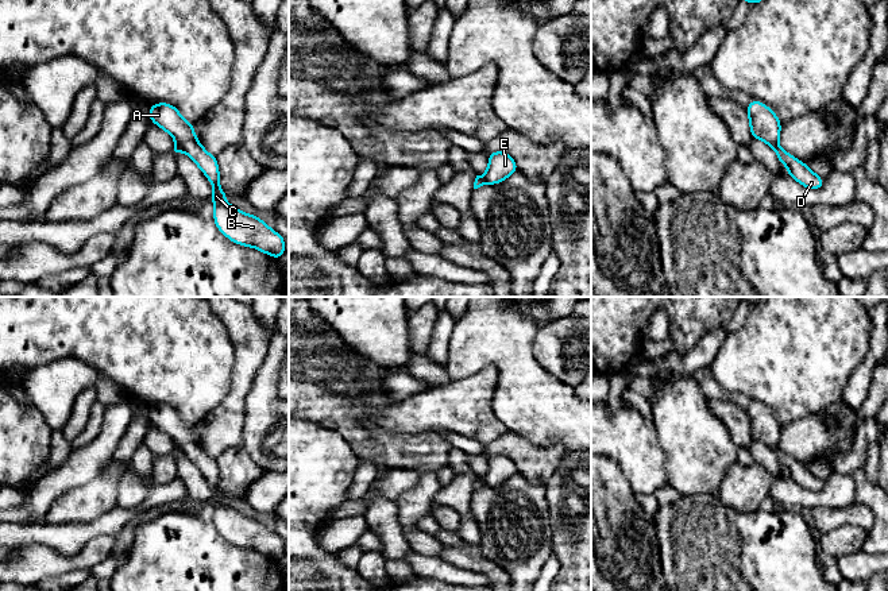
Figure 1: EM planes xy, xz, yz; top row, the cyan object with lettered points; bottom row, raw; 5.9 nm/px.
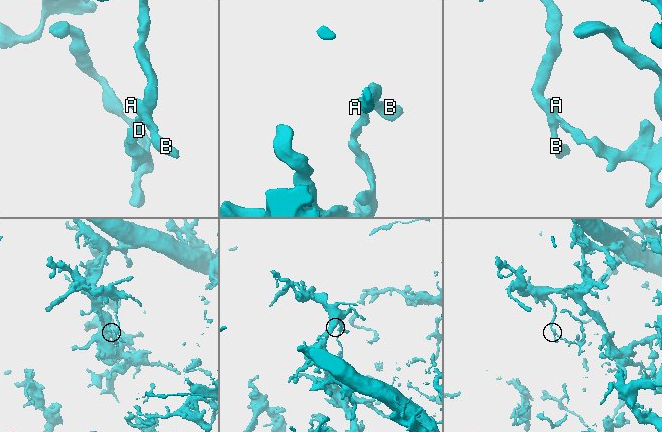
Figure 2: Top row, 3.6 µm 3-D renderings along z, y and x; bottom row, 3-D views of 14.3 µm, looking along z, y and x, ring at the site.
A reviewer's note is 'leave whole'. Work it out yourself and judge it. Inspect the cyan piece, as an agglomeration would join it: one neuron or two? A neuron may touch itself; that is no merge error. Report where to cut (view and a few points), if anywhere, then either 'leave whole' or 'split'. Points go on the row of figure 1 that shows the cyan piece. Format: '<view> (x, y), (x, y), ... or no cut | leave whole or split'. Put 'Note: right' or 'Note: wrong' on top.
Note: wrong
yz (778, 145), (773, 149) | split

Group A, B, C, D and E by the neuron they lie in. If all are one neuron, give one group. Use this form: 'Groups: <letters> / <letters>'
Groups: A B C E / D

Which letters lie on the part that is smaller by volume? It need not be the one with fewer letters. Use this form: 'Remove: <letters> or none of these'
Remove: D

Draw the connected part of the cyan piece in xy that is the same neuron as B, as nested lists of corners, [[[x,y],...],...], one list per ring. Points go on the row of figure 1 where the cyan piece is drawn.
[[[167,103],[150,105],[150,120],[170,134],[175,144],[194,161],[198,169],[211,181],[215,205],[213,221],[219,231],[231,242],[244,247],[252,247],[275,259],[285,251],[285,237],[271,229],[259,216],[244,213],[225,201],[227,193],[220,188],[220,173],[216,157],[211,155],[198,142],[193,123],[185,120],[179,111]]]

